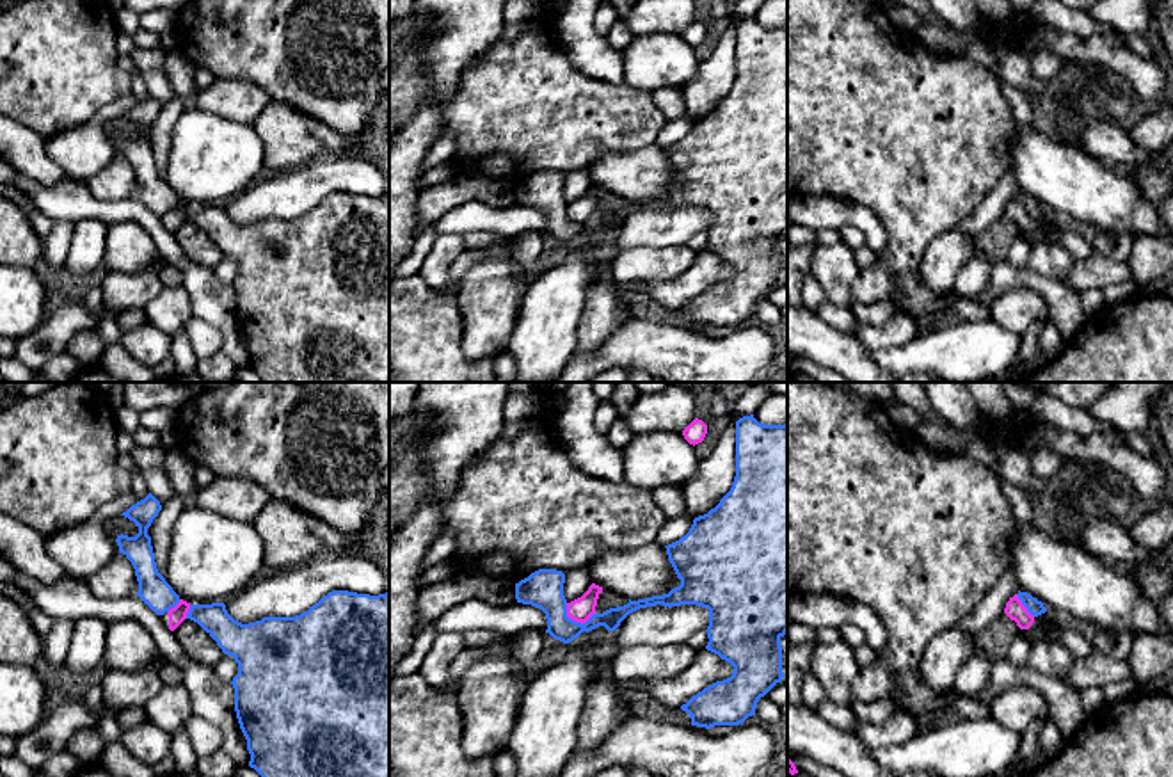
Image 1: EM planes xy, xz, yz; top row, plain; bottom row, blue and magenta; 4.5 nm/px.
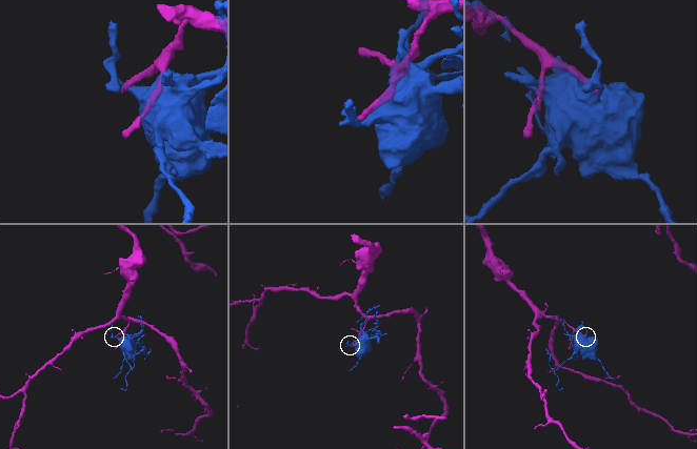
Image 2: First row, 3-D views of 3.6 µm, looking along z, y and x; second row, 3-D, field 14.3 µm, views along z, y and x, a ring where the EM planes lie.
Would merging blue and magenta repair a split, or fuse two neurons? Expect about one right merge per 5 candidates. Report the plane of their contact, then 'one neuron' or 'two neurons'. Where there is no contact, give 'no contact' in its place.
xz | two neurons

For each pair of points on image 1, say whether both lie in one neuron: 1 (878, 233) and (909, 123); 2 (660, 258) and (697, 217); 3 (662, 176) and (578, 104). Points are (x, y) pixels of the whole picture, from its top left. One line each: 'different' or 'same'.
1: different
2: different
3: different

